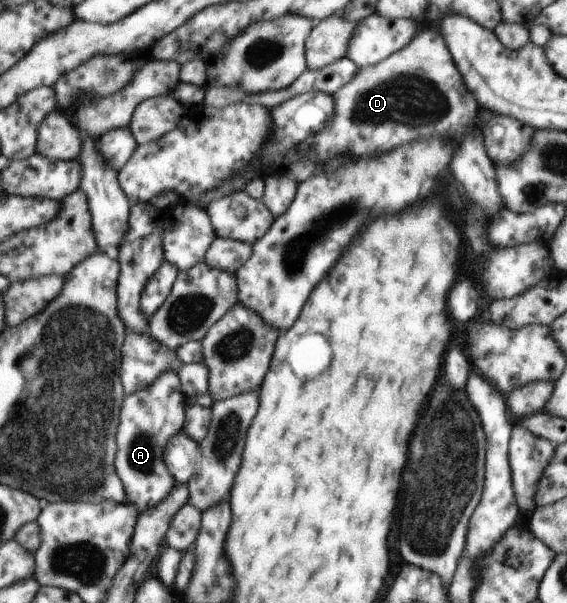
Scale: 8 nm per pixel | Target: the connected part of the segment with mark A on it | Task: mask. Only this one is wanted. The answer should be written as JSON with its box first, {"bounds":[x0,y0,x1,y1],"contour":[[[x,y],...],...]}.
{"bounds":[115,370,188,513],"contour":[[[173,370],[162,373],[149,388],[126,397],[116,435],[115,465],[125,488],[126,499],[134,503],[140,513],[161,503],[176,484],[164,462],[164,447],[172,435],[183,429],[188,399],[177,372]]]}

